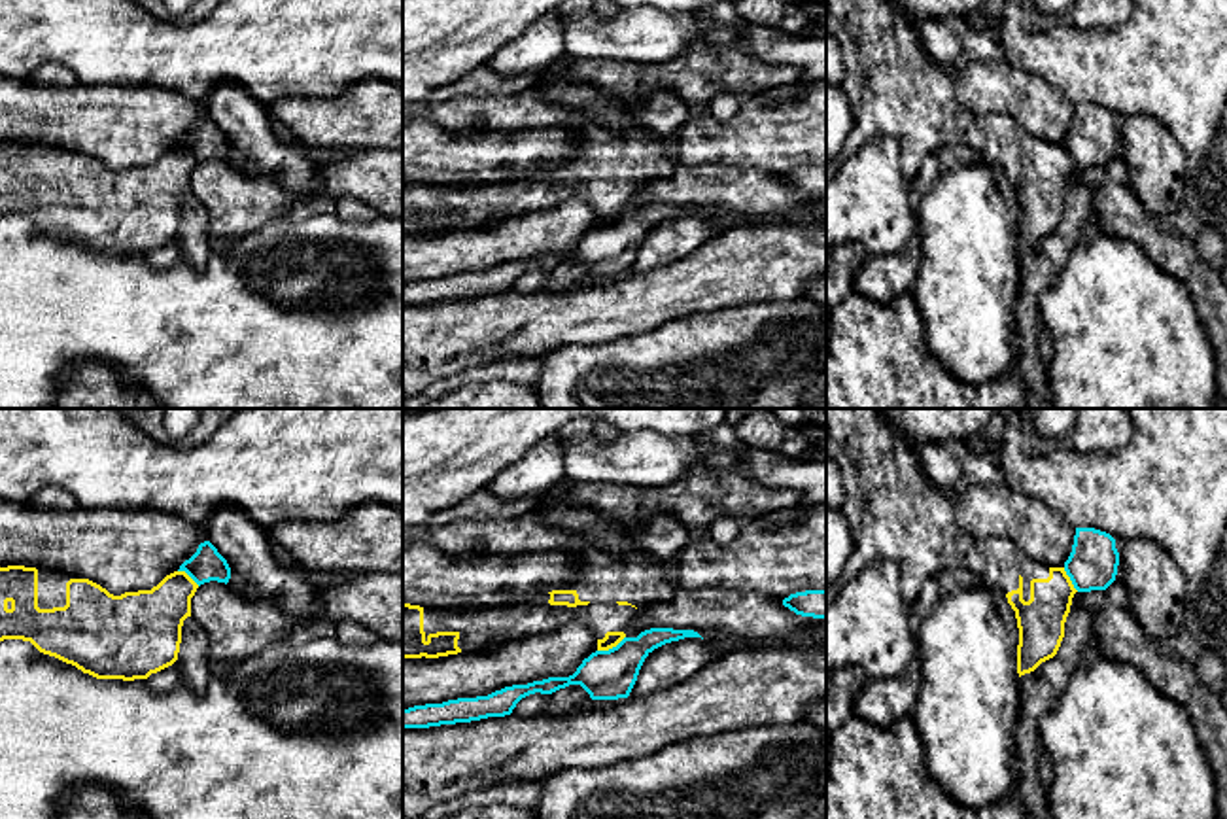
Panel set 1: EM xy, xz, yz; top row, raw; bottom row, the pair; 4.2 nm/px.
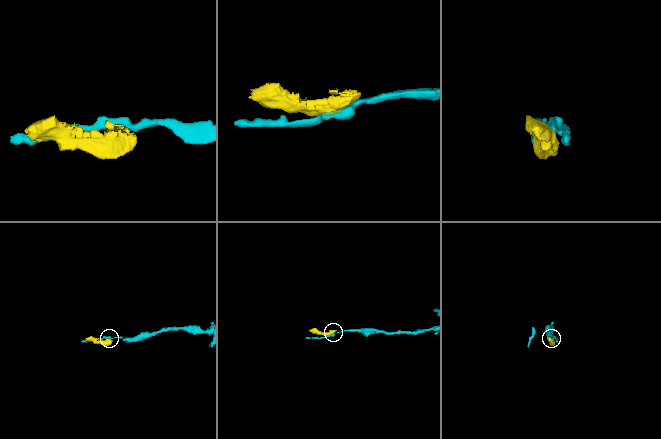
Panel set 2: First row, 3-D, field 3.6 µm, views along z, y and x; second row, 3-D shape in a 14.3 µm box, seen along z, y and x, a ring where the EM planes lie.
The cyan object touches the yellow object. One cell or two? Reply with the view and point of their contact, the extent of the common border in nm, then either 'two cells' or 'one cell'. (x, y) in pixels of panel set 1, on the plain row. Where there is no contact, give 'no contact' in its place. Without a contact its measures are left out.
xz (613, 224) | 140 nm | two cells

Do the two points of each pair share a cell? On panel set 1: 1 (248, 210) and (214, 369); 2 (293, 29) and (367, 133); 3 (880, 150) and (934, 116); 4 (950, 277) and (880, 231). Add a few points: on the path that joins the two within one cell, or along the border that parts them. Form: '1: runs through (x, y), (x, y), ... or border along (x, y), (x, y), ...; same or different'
1: border along (282, 216), (246, 233), (227, 250), (212, 250); different
2: border along (382, 80), (358, 80), (333, 95), (297, 97); different
3: border along (878, 133), (891, 135), (900, 146); different
4: border along (914, 214), (915, 235); different

